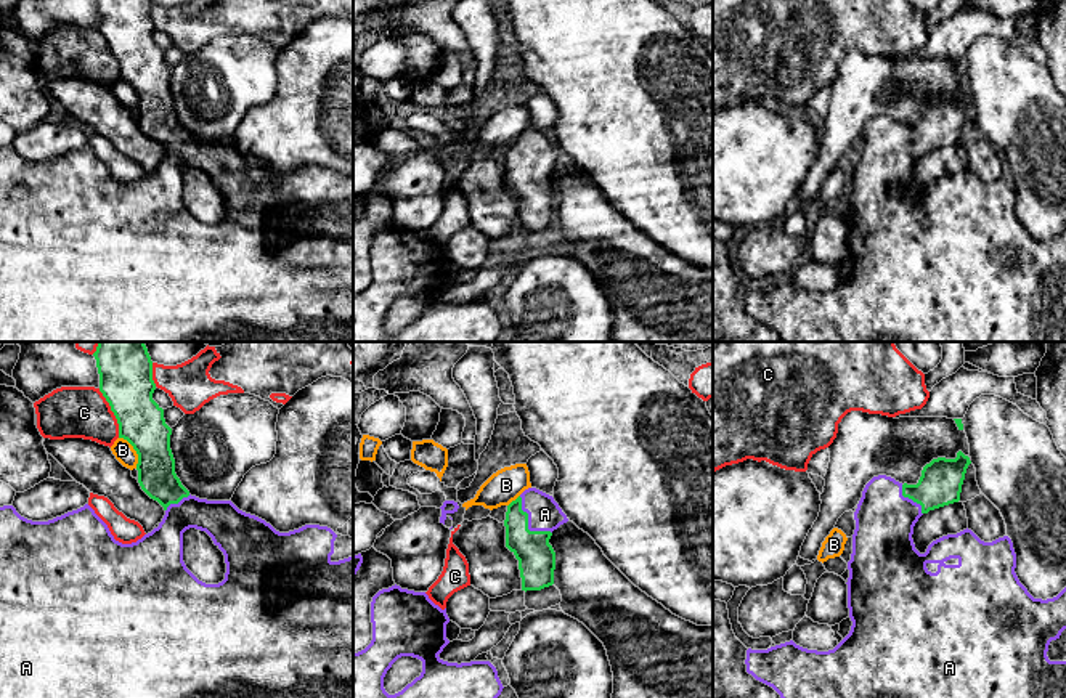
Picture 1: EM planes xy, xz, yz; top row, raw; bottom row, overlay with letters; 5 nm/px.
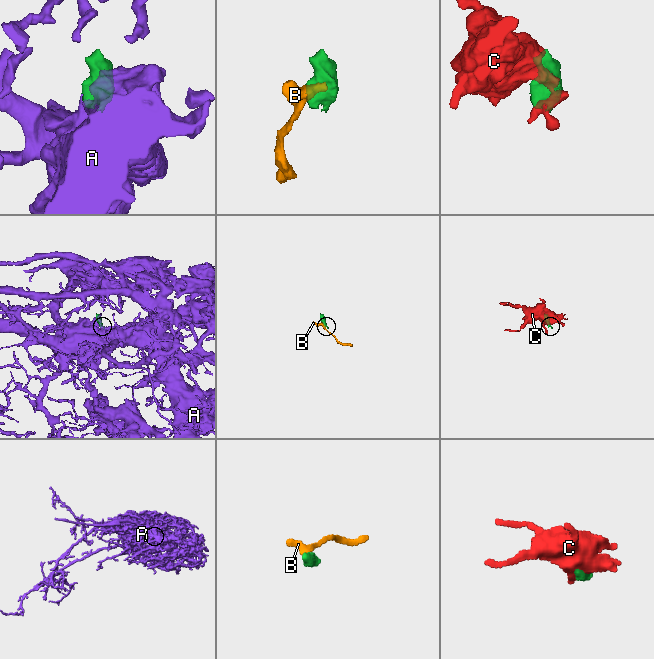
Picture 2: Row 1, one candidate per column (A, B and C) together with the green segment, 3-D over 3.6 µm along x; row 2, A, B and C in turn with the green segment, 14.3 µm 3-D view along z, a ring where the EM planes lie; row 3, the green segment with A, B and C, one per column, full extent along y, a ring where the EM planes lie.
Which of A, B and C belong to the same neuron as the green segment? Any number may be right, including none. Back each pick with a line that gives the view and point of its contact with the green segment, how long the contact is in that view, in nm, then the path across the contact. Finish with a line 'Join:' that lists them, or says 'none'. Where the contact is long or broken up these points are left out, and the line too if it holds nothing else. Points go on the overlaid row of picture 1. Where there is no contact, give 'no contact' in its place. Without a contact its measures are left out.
A: contact xz (527, 523); length 260 nm
Join: A

